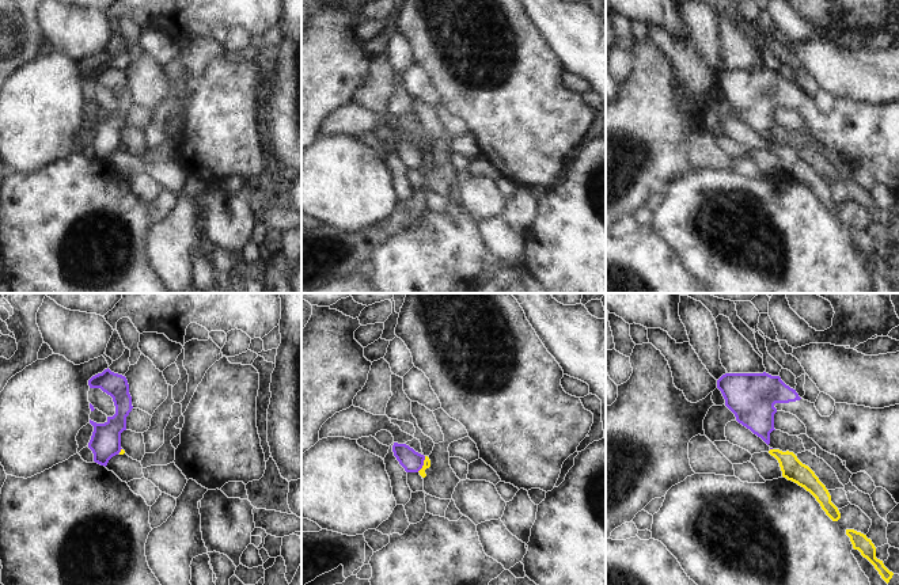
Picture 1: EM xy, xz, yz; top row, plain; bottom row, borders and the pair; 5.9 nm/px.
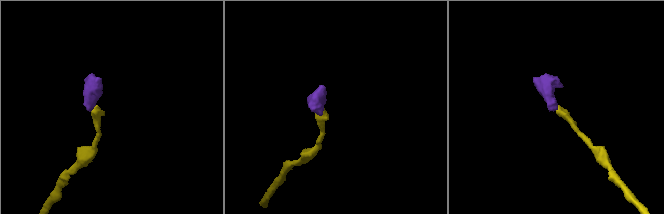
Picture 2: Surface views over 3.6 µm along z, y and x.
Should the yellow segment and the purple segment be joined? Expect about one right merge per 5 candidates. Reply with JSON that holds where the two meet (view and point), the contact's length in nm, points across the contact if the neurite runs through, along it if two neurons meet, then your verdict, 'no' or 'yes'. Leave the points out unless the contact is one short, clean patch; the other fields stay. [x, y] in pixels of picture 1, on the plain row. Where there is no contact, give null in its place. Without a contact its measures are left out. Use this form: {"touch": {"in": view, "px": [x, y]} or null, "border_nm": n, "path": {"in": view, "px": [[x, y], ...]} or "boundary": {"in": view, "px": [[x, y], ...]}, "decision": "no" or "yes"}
{"touch": {"in": "xz", "px": [424, 160]}, "border_nm": 110, "boundary": {"in": "xz", "px": [[425, 152], [424, 160], [417, 167]]}, "decision": "no"}

